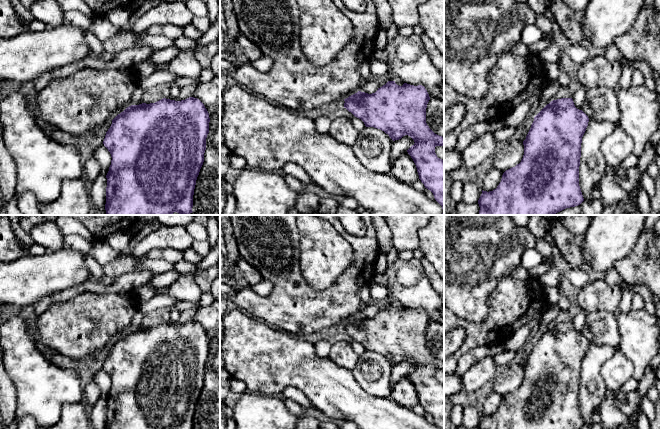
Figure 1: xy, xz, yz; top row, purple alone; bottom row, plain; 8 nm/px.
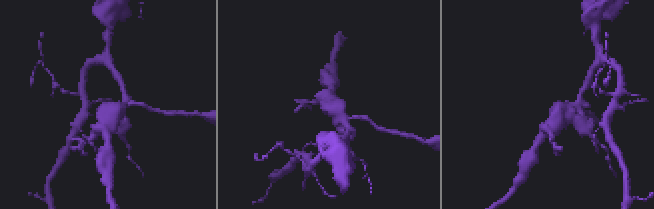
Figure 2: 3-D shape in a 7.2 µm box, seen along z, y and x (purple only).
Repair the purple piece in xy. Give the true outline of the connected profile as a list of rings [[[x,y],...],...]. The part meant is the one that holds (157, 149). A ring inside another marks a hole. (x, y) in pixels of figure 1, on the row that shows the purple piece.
[[[189,97],[181,101],[163,98],[155,103],[131,105],[118,114],[112,120],[112,124],[106,132],[103,141],[104,146],[108,149],[112,157],[111,165],[106,175],[107,187],[105,215],[170,215],[174,212],[177,212],[180,215],[189,215],[192,213],[194,189],[197,177],[204,162],[206,138],[209,133],[209,122],[210,118],[207,109],[199,99],[194,97]]]

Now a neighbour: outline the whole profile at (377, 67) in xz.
[[[371,59],[369,65],[371,74],[375,76],[384,75],[390,69],[388,64],[375,59]]]

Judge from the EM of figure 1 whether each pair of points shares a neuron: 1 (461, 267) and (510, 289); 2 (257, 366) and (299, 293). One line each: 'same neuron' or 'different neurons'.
1: different neurons
2: different neurons

